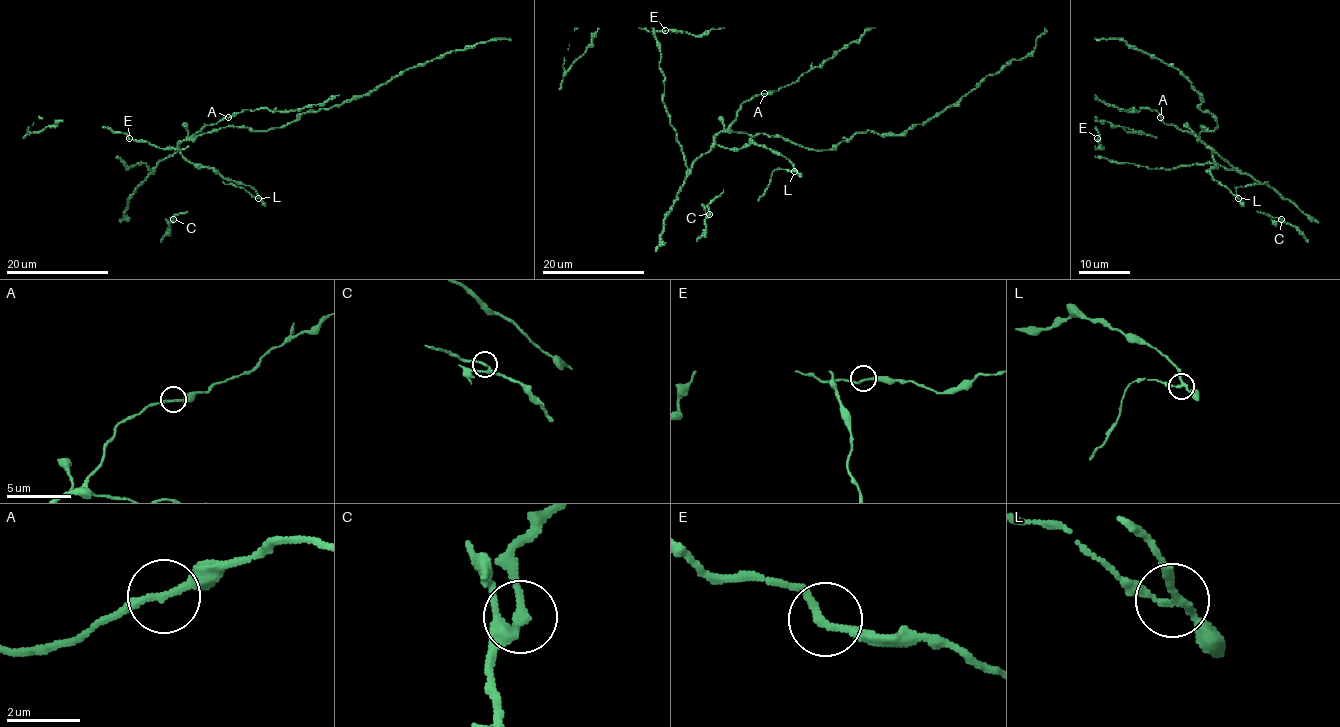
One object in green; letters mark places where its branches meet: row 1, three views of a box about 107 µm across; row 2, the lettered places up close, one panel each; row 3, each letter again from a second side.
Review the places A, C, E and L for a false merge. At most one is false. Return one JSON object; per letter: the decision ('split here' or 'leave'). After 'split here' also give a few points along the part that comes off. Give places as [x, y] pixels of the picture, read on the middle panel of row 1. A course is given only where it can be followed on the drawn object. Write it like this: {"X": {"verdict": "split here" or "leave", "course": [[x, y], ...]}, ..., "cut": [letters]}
{"A": {"verdict": "leave"}, "C": {"verdict": "leave"}, "E": {"verdict": "leave"}, "L": {"verdict": "split here", "course": [[794, 172], [775, 170], [758, 201]]}, "cut": ["L"]}

